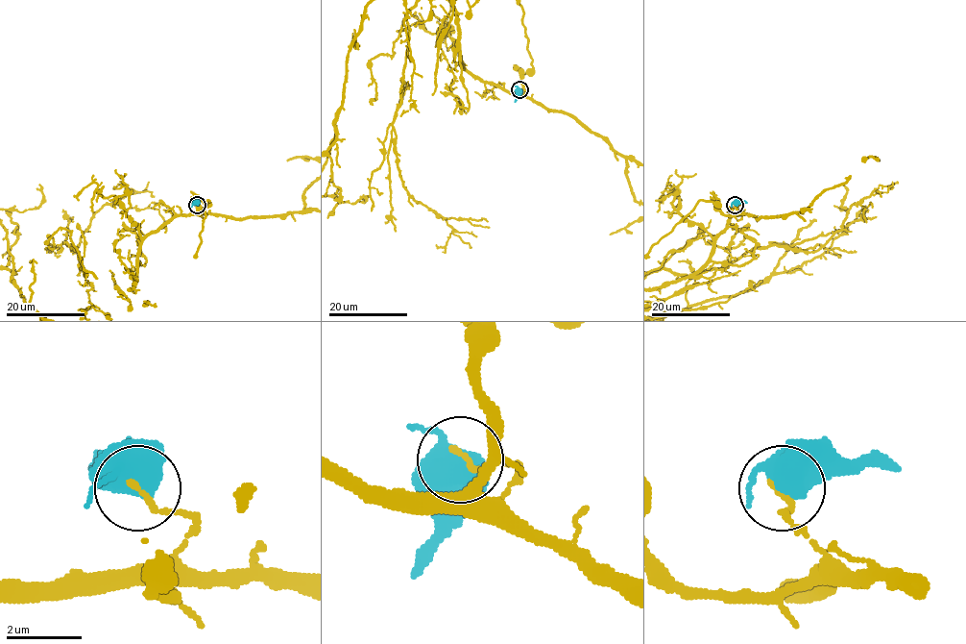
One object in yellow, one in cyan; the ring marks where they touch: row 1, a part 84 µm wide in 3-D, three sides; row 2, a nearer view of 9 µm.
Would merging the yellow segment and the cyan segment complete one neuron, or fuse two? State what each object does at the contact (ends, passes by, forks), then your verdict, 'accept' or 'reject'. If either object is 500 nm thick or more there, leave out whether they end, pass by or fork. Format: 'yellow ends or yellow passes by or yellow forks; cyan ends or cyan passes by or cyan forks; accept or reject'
reject

